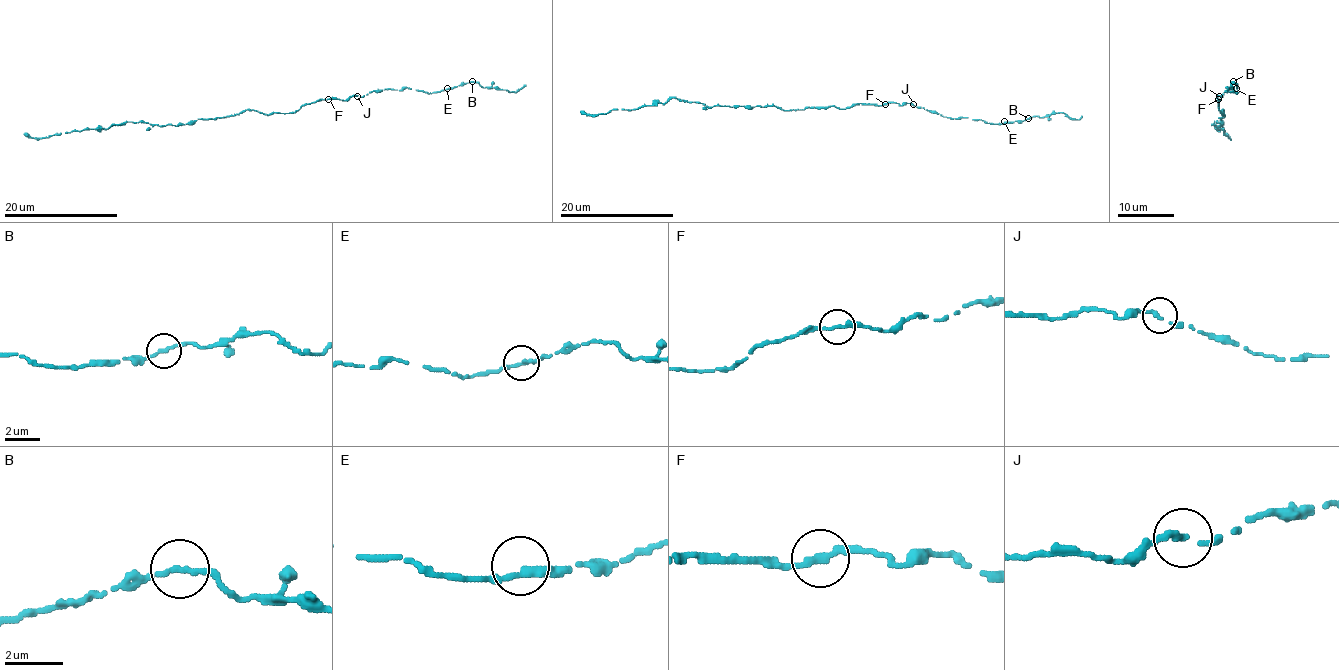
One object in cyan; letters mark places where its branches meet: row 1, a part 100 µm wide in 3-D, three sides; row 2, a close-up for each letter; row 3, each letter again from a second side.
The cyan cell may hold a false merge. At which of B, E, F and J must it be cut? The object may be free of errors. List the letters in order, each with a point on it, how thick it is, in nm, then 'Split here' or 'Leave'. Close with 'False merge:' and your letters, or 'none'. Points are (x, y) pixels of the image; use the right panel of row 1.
B: Place: (1233, 81). Thickness 190 nm. Leave
E: Place: (1236, 88). Thickness 240 nm. Leave
F: Place: (1218, 99). Thickness 240 nm. Leave
J: Place: (1219, 96). Thickness 190 nm. Leave
False merge: none

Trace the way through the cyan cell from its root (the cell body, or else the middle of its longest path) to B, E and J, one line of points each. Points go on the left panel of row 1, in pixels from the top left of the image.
B: (281, 113), (295, 113), (318, 100), (347, 100), (386, 88), (409, 87), (436, 93), (472, 81)
E: (281, 113), (295, 113), (318, 100), (347, 100), (386, 88), (409, 87), (428, 93), (447, 88)
J: (281, 113), (295, 113), (303, 106), (318, 100), (347, 100), (357, 96)

